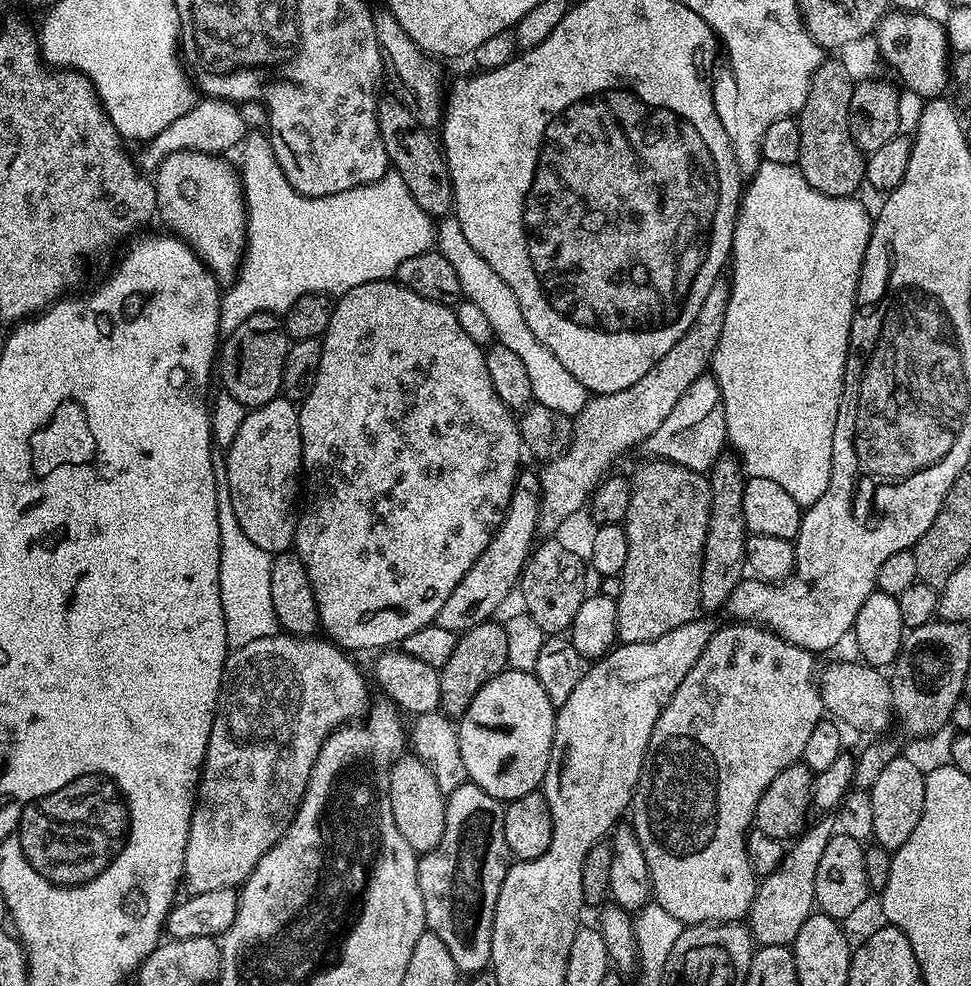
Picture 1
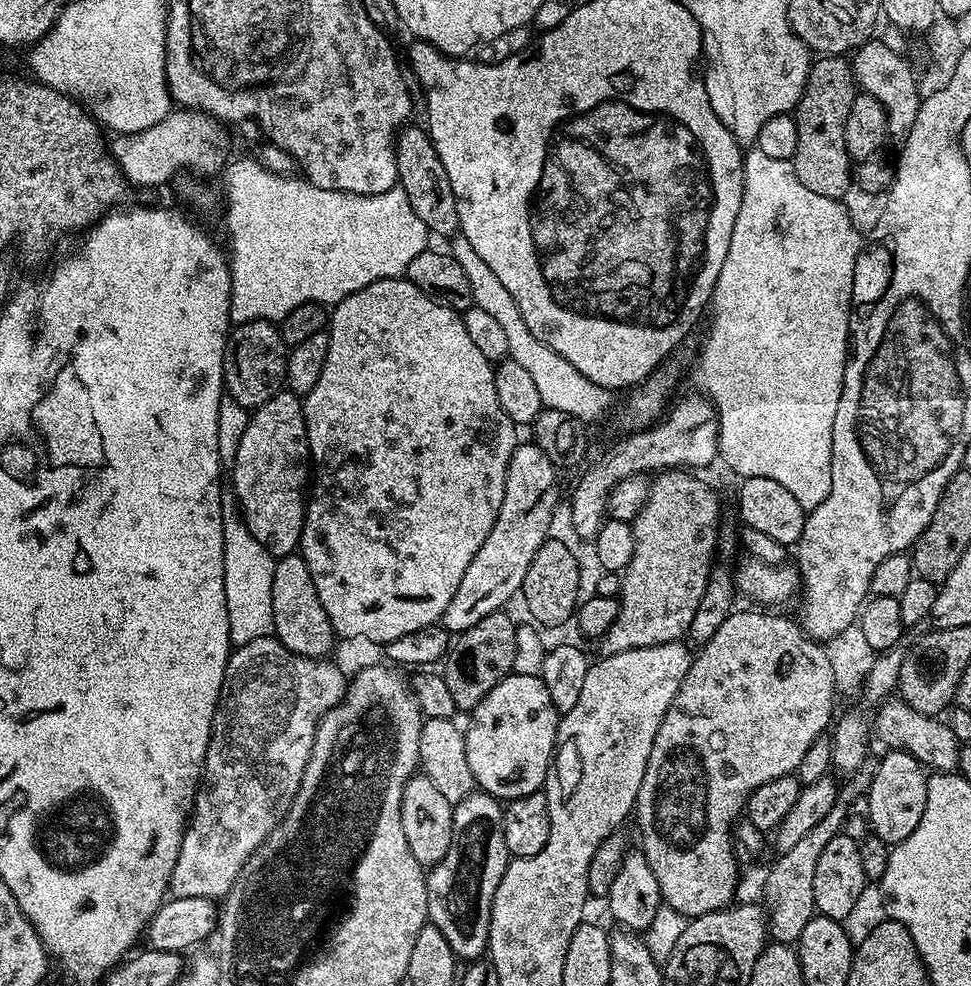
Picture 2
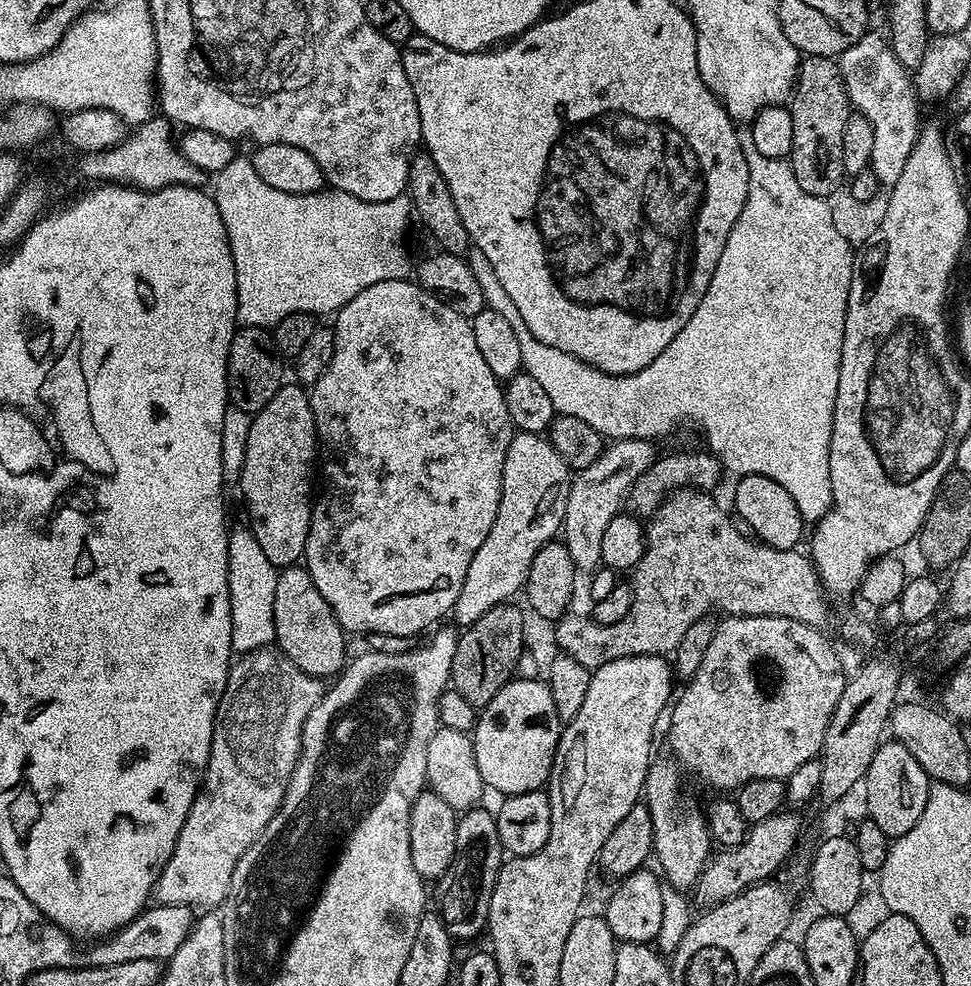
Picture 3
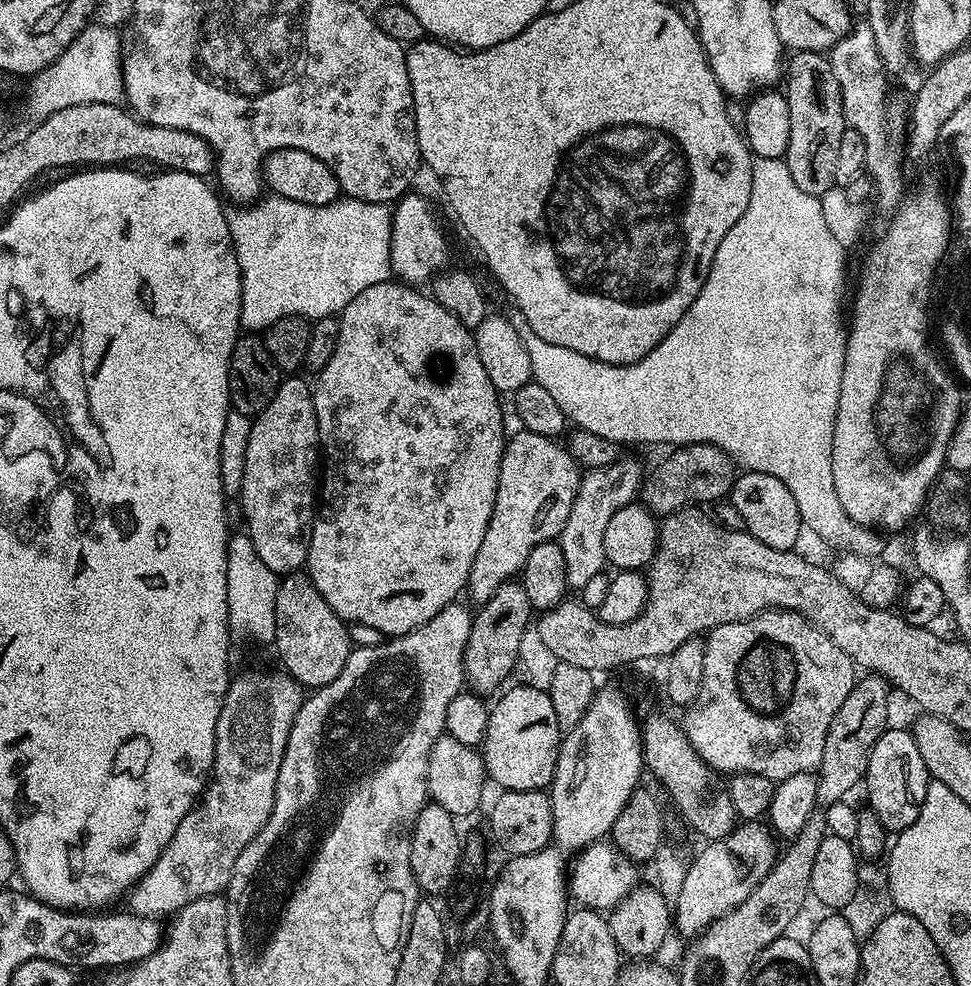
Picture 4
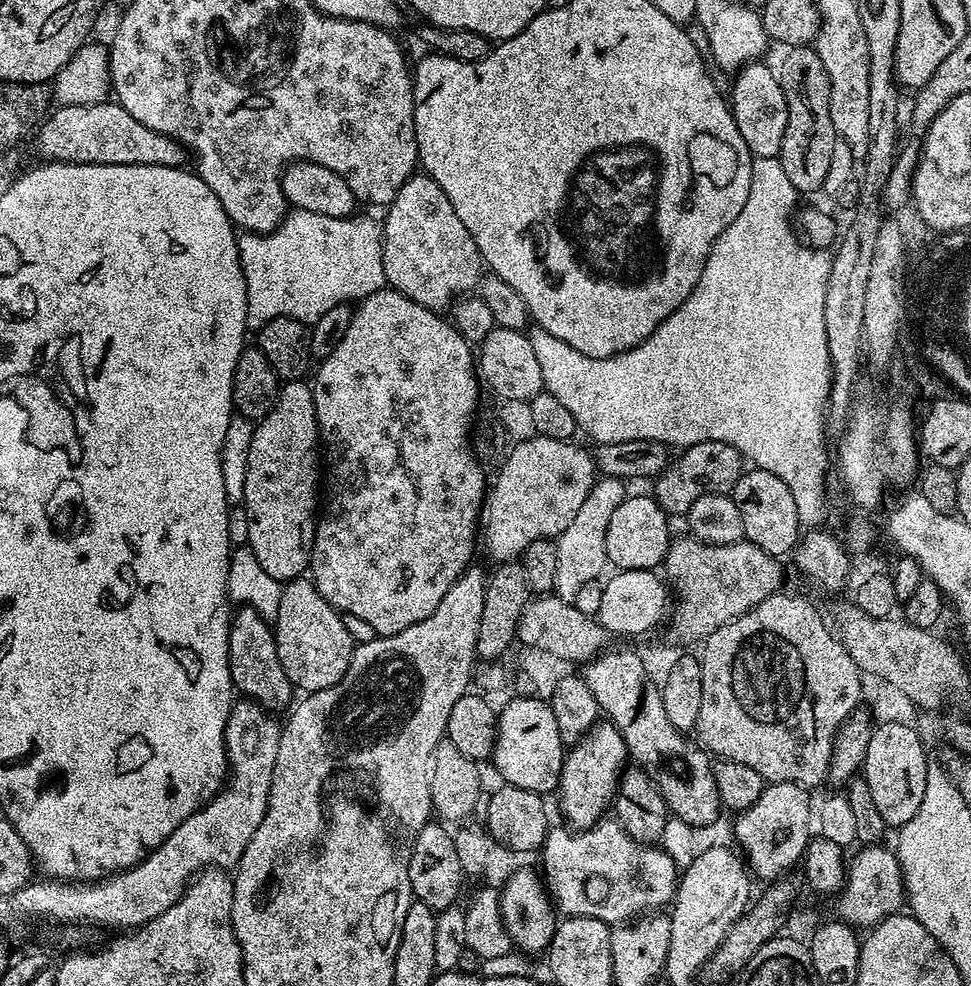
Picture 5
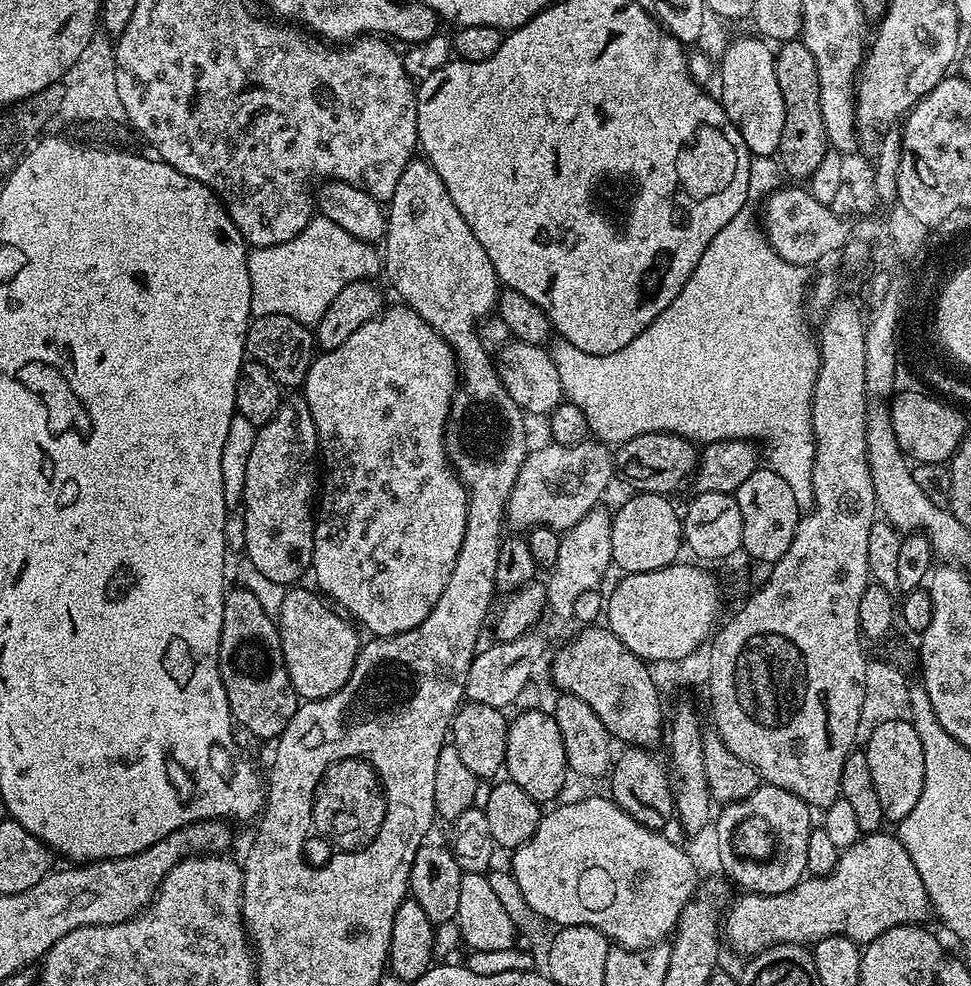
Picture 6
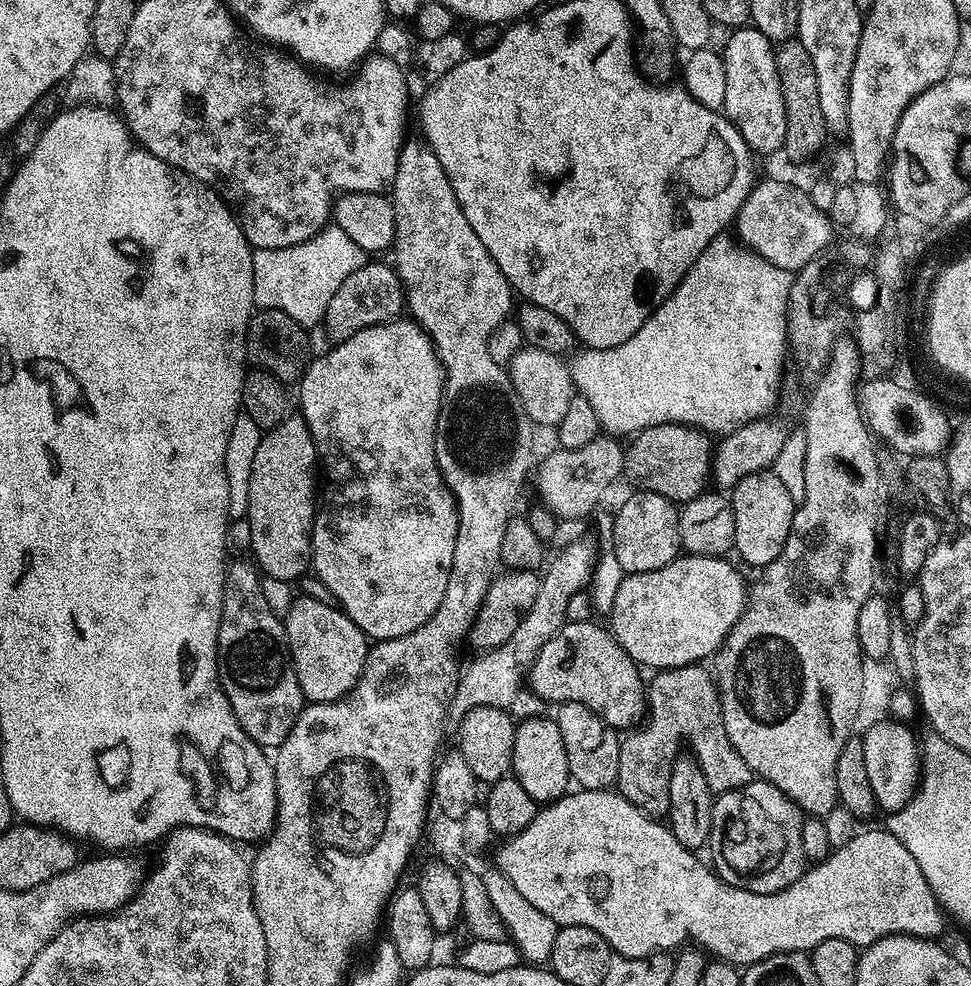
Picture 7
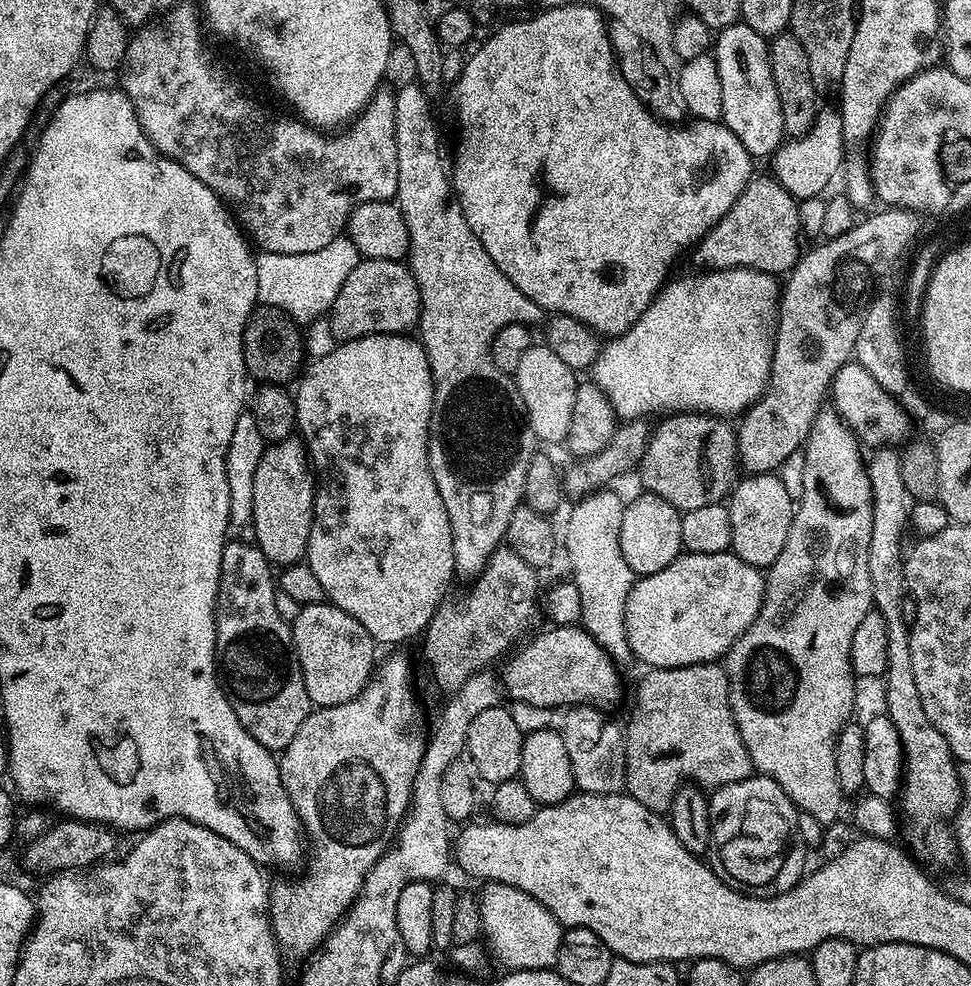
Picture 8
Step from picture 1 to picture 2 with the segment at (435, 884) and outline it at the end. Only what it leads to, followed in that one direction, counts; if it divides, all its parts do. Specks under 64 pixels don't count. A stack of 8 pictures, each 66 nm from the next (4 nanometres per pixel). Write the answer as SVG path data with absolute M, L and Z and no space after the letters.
M473 790L452 810L452 841L446 858L427 869L428 920L450 942L461 961L471 962L488 952L490 910L494 890L502 882L510 857L504 833L504 810L501 801L486 792Z

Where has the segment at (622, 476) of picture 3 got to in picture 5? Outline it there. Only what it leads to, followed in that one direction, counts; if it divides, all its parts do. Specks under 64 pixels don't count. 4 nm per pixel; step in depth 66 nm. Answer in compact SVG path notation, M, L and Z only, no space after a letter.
M612 476L597 479L590 494L586 494L586 502L582 502L582 507L578 509L578 515L570 521L566 530L562 530L560 536L555 537L558 550L558 574L554 574L555 595L572 602L586 582L600 580L605 575L604 568L609 567L606 558L606 526L610 523L614 510L618 510L625 498L624 488L625 481L616 480Z

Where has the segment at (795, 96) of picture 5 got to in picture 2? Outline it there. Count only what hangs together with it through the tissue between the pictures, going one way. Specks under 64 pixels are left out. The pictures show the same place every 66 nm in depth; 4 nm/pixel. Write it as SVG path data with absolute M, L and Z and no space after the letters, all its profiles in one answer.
M821 55L813 59L804 93L794 109L798 126L798 150L791 162L798 174L798 182L802 182L806 190L814 190L814 194L822 194L831 200L840 200L844 192L854 183L854 161L846 150L844 123L857 95L858 87L853 79L851 63L843 55Z

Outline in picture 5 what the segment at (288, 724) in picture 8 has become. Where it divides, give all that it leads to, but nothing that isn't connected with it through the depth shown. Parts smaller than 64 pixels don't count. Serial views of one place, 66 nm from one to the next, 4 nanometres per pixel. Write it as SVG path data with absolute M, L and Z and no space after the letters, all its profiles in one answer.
M240 606L231 613L228 626L228 669L233 689L241 697L256 701L261 708L287 709L293 703L294 689L282 670L282 662L278 662L273 625L263 620L258 610Z

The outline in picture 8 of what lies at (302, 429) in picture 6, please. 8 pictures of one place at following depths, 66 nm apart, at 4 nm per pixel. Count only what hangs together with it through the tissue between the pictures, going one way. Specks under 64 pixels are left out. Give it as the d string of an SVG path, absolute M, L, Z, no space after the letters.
M293 434L277 444L268 444L262 454L262 462L258 462L258 470L254 474L254 510L252 511L251 535L254 543L266 554L269 564L287 566L301 563L308 551L312 511L316 497L317 483L314 479L314 469L308 459L308 449L304 447L299 435Z

